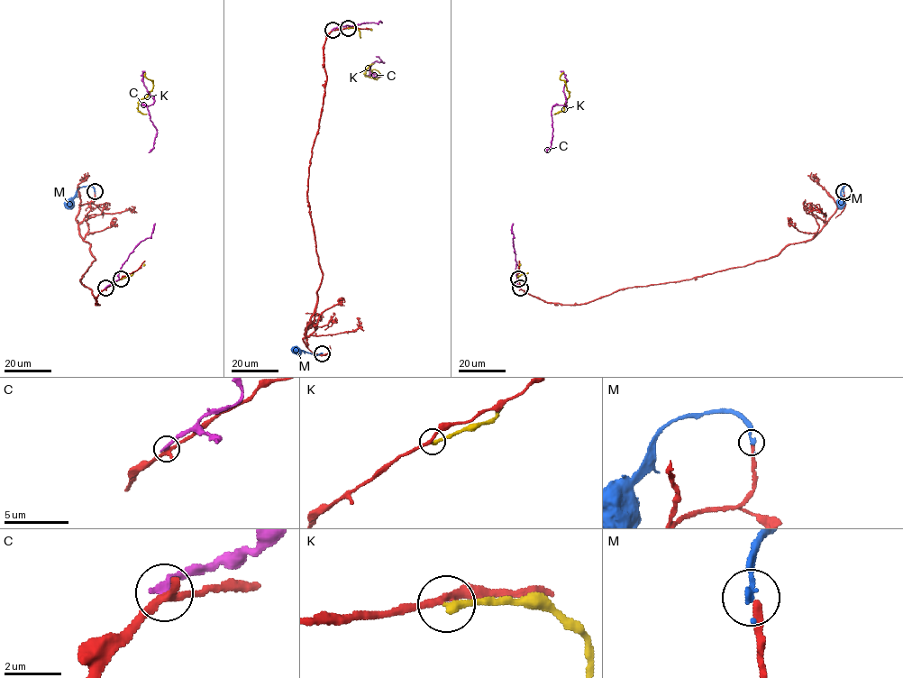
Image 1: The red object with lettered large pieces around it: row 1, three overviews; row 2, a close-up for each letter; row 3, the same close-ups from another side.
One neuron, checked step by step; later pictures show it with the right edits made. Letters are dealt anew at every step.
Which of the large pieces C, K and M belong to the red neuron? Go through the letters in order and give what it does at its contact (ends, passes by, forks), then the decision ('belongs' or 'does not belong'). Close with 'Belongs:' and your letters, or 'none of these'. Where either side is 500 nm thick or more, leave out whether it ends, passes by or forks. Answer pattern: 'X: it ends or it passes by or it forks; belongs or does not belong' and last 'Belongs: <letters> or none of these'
C: it ends; does not belong
K: it ends; does not belong
M: it ends; does not belong
Belongs: none of these

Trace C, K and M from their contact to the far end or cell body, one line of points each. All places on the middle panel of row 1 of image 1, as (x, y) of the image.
C: (332, 30), (381, 22), (376, 56), (383, 62), (375, 61), (369, 71), (381, 75), (370, 76), (372, 69)
K: (348, 28), (360, 31), (372, 64), (370, 29)
M: (321, 352), (292, 350)

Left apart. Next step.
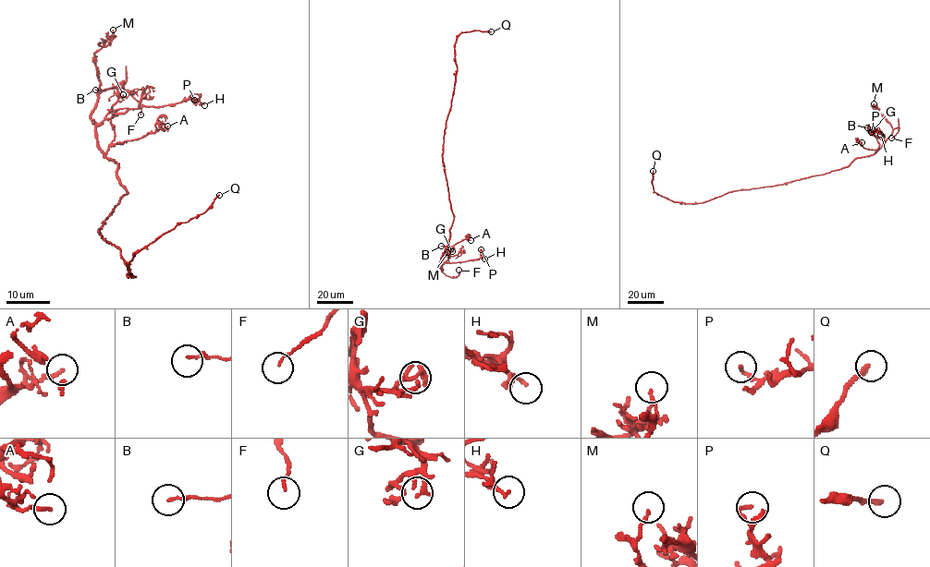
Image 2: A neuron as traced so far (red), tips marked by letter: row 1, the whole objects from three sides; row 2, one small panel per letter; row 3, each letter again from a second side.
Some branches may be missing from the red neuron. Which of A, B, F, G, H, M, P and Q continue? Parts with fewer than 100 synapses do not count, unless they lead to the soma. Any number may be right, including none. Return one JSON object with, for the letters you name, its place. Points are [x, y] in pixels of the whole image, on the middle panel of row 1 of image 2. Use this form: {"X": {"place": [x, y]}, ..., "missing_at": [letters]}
{"Q": {"place": [491, 31]}, "missing_at": ["Q"]}

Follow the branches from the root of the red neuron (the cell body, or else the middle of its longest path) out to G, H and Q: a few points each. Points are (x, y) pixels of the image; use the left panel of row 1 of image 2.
G: (100, 229), (127, 191), (117, 175), (117, 164), (105, 155), (114, 138), (112, 107), (121, 100), (123, 94)
H: (100, 229), (127, 191), (117, 164), (100, 148), (96, 126), (117, 109), (191, 99), (204, 105)
Q: (100, 229), (135, 276), (129, 263), (137, 253), (177, 224), (197, 218), (219, 195)

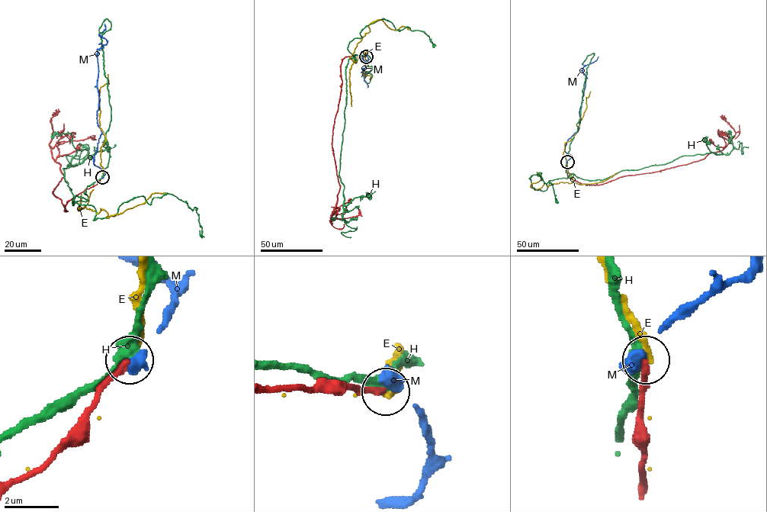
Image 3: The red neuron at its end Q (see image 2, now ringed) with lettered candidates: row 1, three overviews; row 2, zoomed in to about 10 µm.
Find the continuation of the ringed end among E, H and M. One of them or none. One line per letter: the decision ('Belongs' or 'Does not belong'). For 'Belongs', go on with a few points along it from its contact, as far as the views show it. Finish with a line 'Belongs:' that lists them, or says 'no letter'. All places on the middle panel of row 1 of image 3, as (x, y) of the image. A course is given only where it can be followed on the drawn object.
E: Does not belong
H: Does not belong
M: Does not belong
Belongs: no letter

